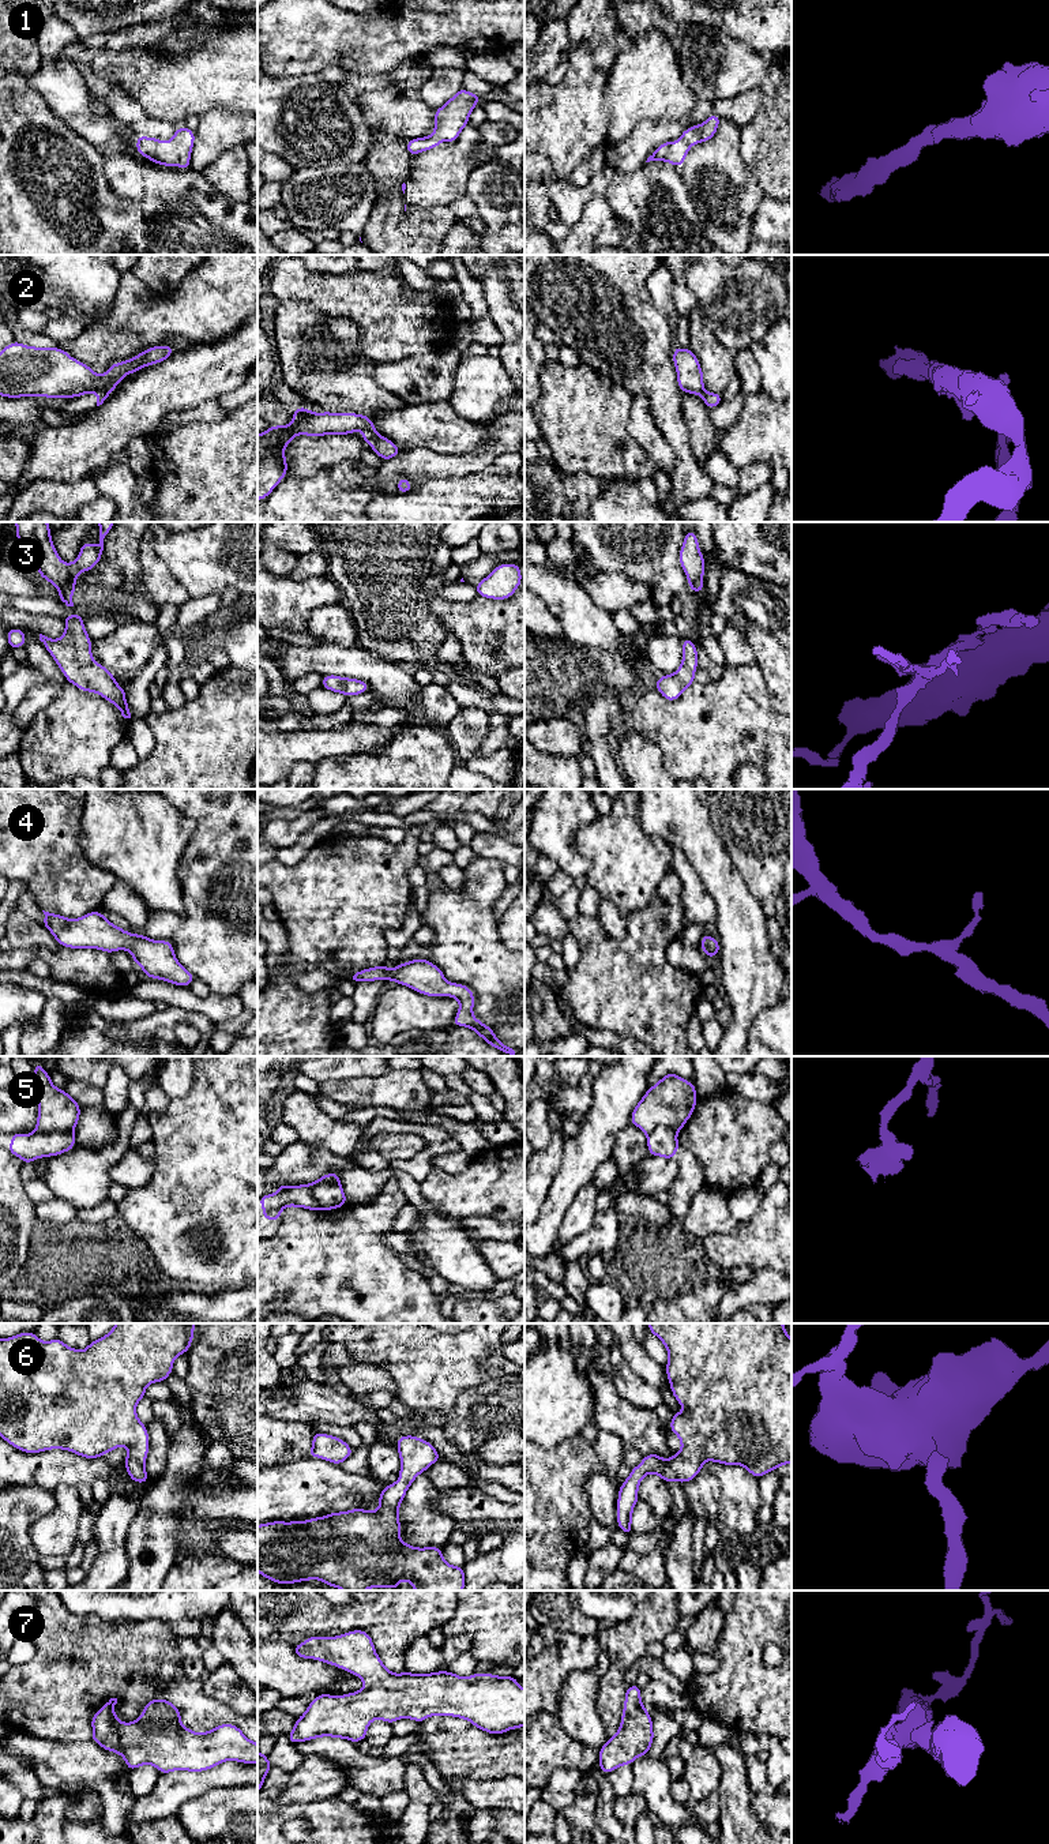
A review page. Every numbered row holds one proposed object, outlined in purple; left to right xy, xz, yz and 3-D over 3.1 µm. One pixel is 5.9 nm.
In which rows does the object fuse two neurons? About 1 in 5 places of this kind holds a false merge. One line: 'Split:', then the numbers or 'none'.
Split: 2, 5

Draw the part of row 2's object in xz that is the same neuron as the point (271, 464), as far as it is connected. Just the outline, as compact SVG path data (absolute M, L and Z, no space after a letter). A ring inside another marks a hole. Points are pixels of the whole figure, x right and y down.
M307 408L293 409L290 424L271 425L257 435L257 500L266 499L286 477L285 447L297 435L320 437L323 435L350 435L356 431L376 432L369 416L357 413L315 413Z

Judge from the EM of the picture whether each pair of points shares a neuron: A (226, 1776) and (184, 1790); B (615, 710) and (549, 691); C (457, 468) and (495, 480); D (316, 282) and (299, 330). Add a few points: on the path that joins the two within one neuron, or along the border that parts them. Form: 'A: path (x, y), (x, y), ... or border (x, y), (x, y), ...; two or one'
A: path (215, 1777), (195, 1784); one
B: border (619, 693), (604, 693), (596, 697), (583, 710); two
C: border (492, 464), (480, 472), (444, 476), (442, 479); two
D: border (281, 300), (301, 300), (324, 314), (338, 316); two

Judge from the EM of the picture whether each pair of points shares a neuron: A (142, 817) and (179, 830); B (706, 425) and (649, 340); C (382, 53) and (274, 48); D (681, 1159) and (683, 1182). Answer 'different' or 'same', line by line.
A: same
B: different
C: same
D: same

